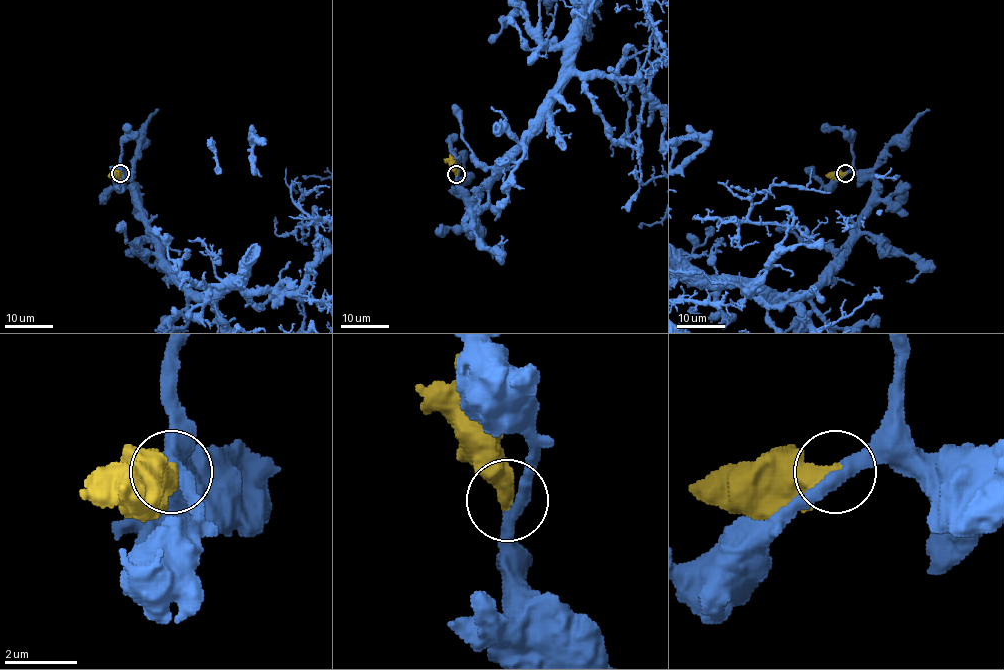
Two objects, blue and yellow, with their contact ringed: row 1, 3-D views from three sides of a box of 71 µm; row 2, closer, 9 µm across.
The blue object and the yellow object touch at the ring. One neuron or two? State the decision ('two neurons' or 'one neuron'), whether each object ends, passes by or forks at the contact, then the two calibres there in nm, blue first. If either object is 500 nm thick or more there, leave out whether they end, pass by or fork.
one neuron; calibres 360 and 500 nm

